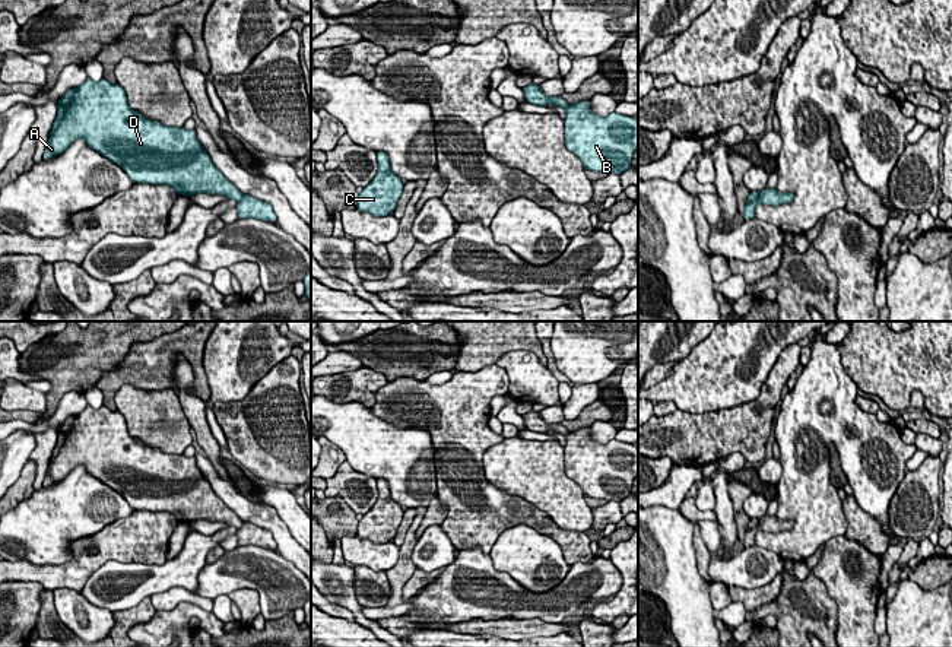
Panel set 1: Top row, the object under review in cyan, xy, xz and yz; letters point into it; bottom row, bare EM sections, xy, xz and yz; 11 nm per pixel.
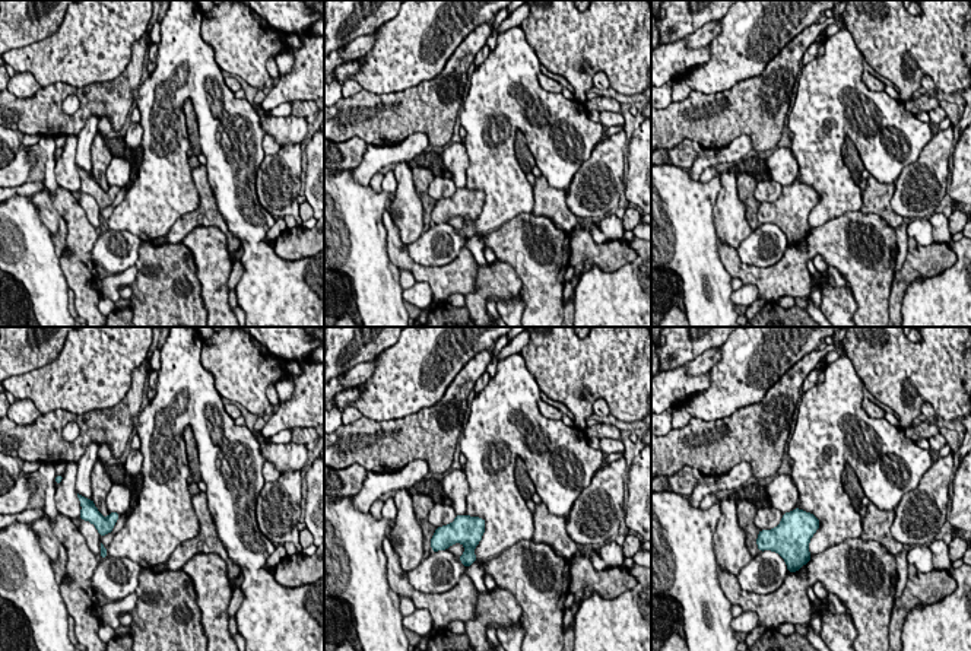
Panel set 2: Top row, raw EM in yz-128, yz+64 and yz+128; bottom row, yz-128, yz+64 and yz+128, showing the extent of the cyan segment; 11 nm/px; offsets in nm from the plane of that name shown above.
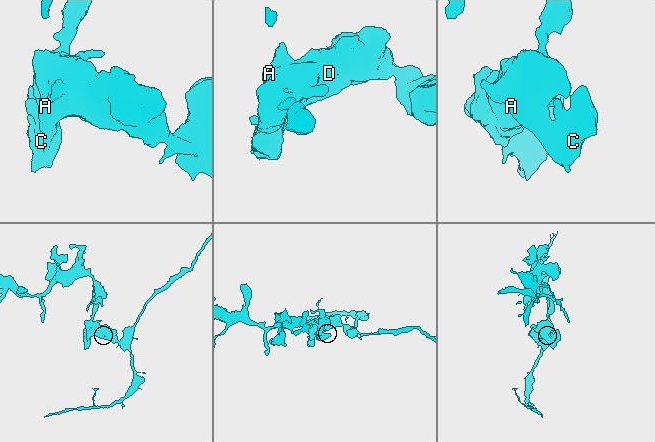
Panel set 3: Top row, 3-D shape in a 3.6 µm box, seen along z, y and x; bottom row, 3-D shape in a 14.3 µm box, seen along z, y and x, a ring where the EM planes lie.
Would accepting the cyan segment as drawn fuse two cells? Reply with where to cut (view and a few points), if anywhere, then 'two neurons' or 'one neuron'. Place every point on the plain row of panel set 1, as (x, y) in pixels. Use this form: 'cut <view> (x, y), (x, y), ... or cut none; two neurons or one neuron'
cut xy (244, 522), (238, 529); two neurons

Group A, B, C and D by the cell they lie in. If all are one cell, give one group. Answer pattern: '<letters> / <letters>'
A C D / B

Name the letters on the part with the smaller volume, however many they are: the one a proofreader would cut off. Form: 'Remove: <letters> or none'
Remove: B

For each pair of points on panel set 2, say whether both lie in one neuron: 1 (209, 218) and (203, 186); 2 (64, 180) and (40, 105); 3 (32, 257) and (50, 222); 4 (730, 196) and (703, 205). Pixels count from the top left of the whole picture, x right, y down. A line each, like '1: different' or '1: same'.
1: same
2: different
3: different
4: different

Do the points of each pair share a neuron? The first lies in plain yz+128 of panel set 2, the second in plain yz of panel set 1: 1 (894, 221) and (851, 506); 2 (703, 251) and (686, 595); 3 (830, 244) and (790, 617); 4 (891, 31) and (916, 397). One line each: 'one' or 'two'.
1: one
2: one
3: two
4: two

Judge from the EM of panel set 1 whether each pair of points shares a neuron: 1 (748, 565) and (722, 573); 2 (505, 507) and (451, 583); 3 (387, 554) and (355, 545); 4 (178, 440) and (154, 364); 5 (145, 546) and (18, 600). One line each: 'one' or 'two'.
1: one
2: two
3: one
4: two
5: two

